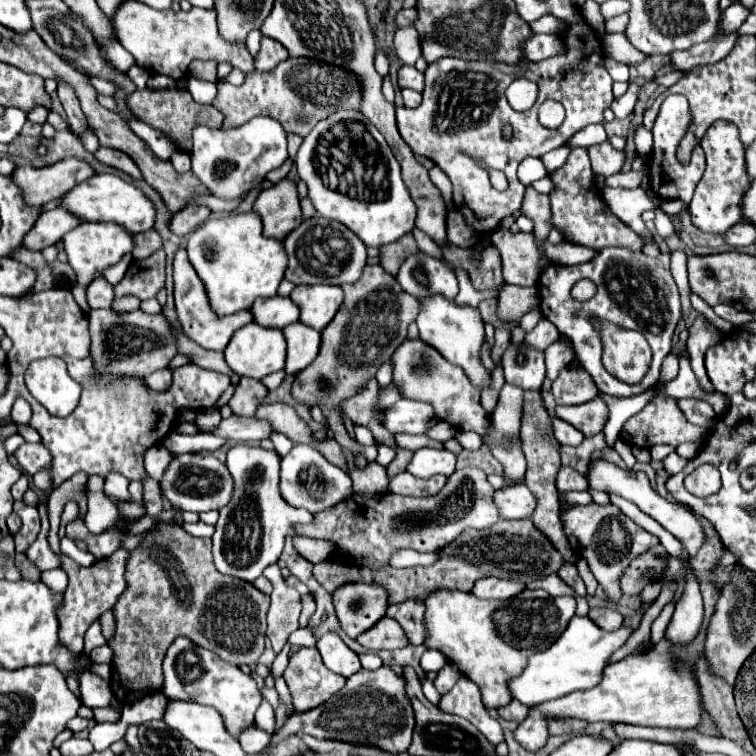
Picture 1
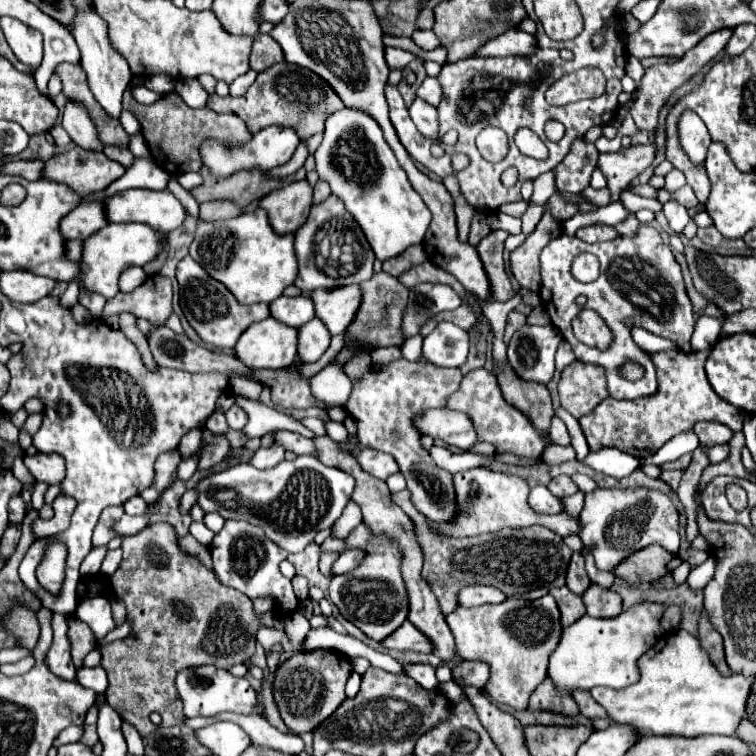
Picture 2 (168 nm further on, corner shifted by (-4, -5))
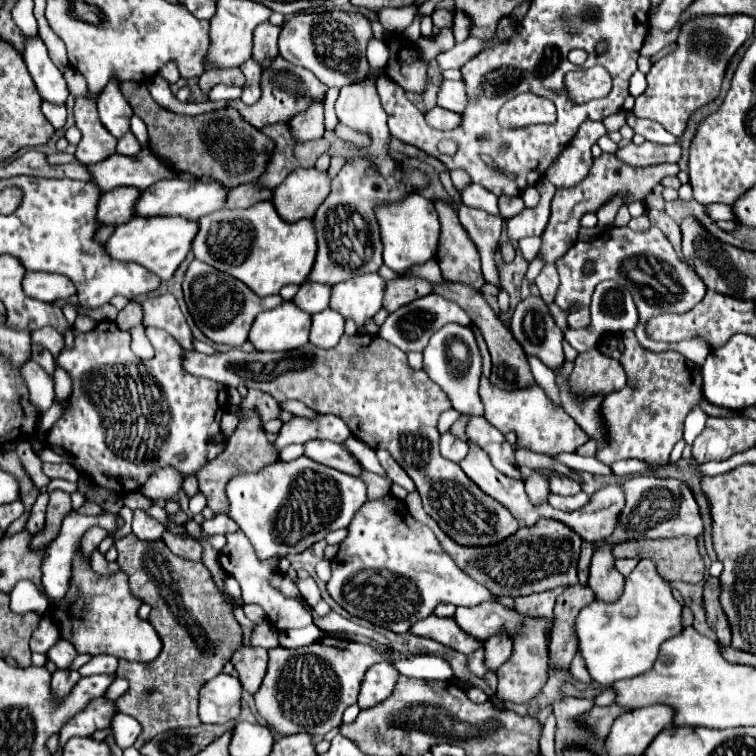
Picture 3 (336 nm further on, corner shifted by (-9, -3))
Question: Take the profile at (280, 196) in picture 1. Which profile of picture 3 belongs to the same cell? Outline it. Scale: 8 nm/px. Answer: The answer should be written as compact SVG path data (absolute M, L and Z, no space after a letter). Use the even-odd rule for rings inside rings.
M316 168L294 170L278 188L274 188L274 206L286 222L312 218L324 198L330 194L330 178Z

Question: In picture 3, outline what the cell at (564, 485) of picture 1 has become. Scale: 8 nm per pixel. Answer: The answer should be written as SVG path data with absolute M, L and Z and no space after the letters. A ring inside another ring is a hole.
M552 476L550 478L550 490L554 494L560 494L560 496L574 496L578 494L582 488L578 482L570 480L570 478L558 478L558 476Z

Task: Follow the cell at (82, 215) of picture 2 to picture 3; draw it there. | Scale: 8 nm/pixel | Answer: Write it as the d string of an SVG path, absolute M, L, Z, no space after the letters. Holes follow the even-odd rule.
M116 188L116 190L104 192L98 204L100 224L118 226L128 222L134 216L132 206L136 206L136 198L140 198L140 192L136 188Z

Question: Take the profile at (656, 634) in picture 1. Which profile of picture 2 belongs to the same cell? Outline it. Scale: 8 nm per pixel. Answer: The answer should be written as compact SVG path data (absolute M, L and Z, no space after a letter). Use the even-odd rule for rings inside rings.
M709 554L709 558L701 564L701 566L695 566L691 572L689 572L689 578L687 578L687 586L691 590L703 590L707 586L707 582L713 578L715 574L715 566L717 566L717 560L713 554Z

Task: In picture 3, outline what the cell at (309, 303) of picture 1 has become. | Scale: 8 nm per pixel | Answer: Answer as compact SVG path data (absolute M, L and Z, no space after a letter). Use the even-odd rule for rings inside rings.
M362 274L340 282L332 288L330 308L340 312L346 320L354 320L362 332L364 320L372 318L382 308L386 280L380 274Z

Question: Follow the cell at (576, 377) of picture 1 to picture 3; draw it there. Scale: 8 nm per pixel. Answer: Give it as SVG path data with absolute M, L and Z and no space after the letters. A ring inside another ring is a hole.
M594 348L578 354L570 382L578 394L608 396L610 392L624 388L626 374L618 360L604 356L598 348Z

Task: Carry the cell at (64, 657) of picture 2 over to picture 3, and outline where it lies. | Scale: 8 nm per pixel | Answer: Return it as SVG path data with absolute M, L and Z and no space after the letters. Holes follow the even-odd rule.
M56 670L52 674L52 698L54 702L62 702L64 696L72 692L72 686L80 680L78 672L68 672L68 670Z

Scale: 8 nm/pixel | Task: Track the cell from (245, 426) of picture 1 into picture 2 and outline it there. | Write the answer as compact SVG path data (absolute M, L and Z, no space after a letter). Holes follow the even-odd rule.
M275 430L275 432L273 432L273 440L275 440L277 444L283 444L285 450L295 452L297 456L299 456L299 454L315 456L315 446L313 446L313 442L307 440L307 438L303 438L303 436L297 434L297 432L293 434L293 432L289 432L289 430Z

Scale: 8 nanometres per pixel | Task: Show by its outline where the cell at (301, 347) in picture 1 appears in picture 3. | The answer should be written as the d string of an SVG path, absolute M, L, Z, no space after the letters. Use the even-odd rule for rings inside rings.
M326 308L324 312L318 312L312 316L310 342L314 346L332 348L338 344L342 334L344 334L344 318L336 310Z

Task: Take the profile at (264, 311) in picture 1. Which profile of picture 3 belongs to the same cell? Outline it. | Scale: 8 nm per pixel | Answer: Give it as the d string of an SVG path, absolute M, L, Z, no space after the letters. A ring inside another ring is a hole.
M304 282L294 296L294 302L308 314L316 314L328 308L330 302L330 290L332 286L328 284L318 284L318 282Z

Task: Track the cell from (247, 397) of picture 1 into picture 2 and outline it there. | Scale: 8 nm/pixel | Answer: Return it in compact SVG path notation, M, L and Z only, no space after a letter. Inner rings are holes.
M237 404L231 406L225 416L227 416L227 422L229 422L229 426L231 426L233 430L239 430L239 428L243 428L243 426L247 424L247 412L243 412Z

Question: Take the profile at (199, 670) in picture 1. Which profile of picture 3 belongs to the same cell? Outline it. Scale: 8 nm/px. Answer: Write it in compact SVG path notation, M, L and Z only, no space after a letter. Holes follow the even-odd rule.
M218 674L200 690L200 720L204 724L226 724L240 714L242 686L236 676Z

